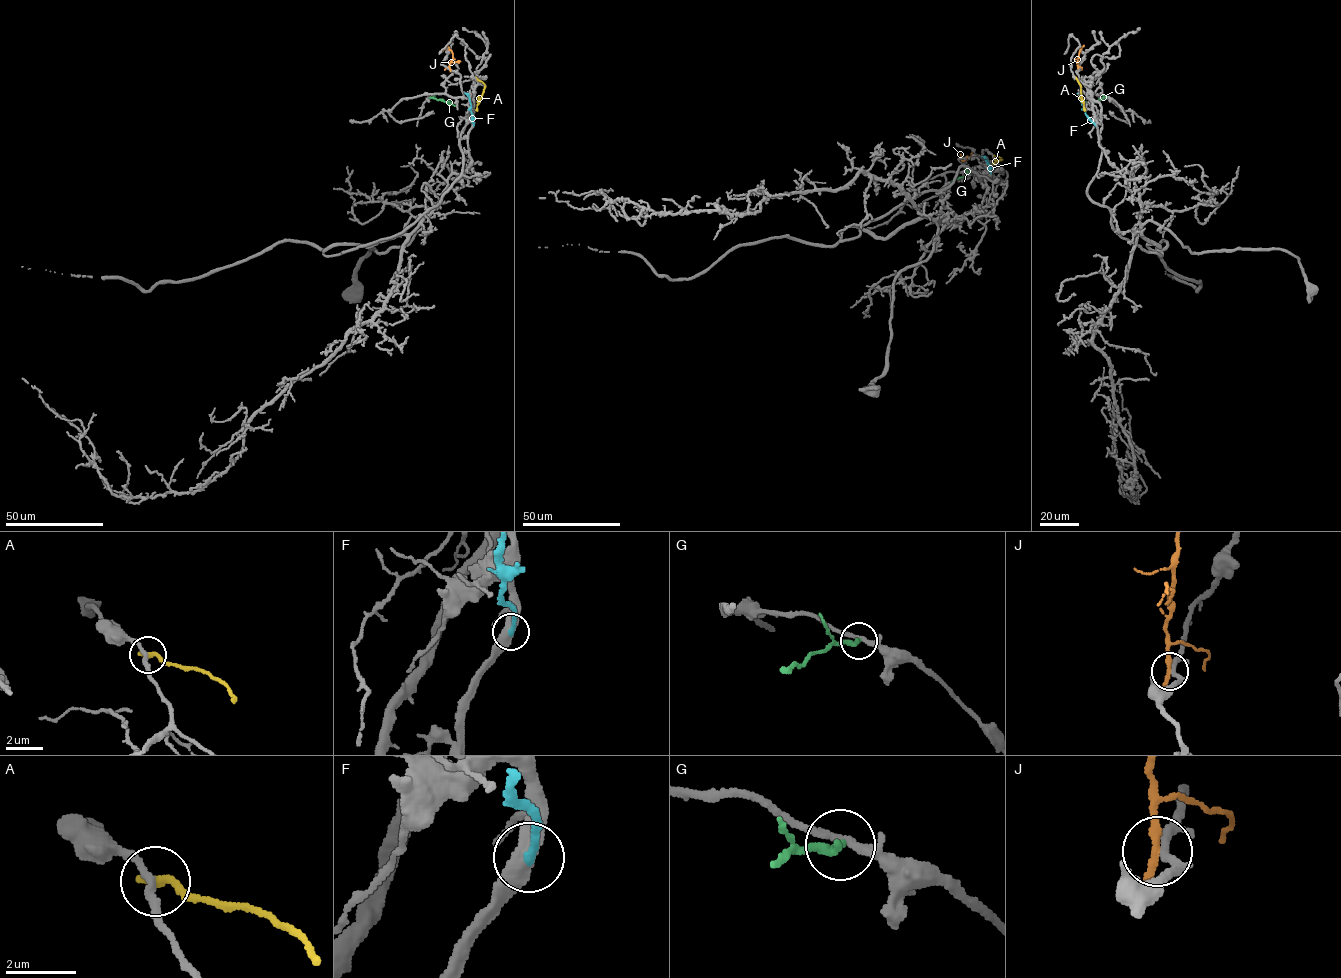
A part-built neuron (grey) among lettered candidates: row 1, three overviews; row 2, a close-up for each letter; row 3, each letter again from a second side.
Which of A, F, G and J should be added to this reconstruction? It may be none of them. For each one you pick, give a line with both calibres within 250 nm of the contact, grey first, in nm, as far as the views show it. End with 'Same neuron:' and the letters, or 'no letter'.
Same neuron: no letter

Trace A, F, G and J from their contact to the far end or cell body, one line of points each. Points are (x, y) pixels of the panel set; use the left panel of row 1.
A: (476, 78), (485, 85), (477, 110)
F: (473, 125), (469, 98), (464, 93)
G: (429, 97), (451, 103), (449, 101)
J: (450, 70), (452, 51), (447, 48), (443, 50)

